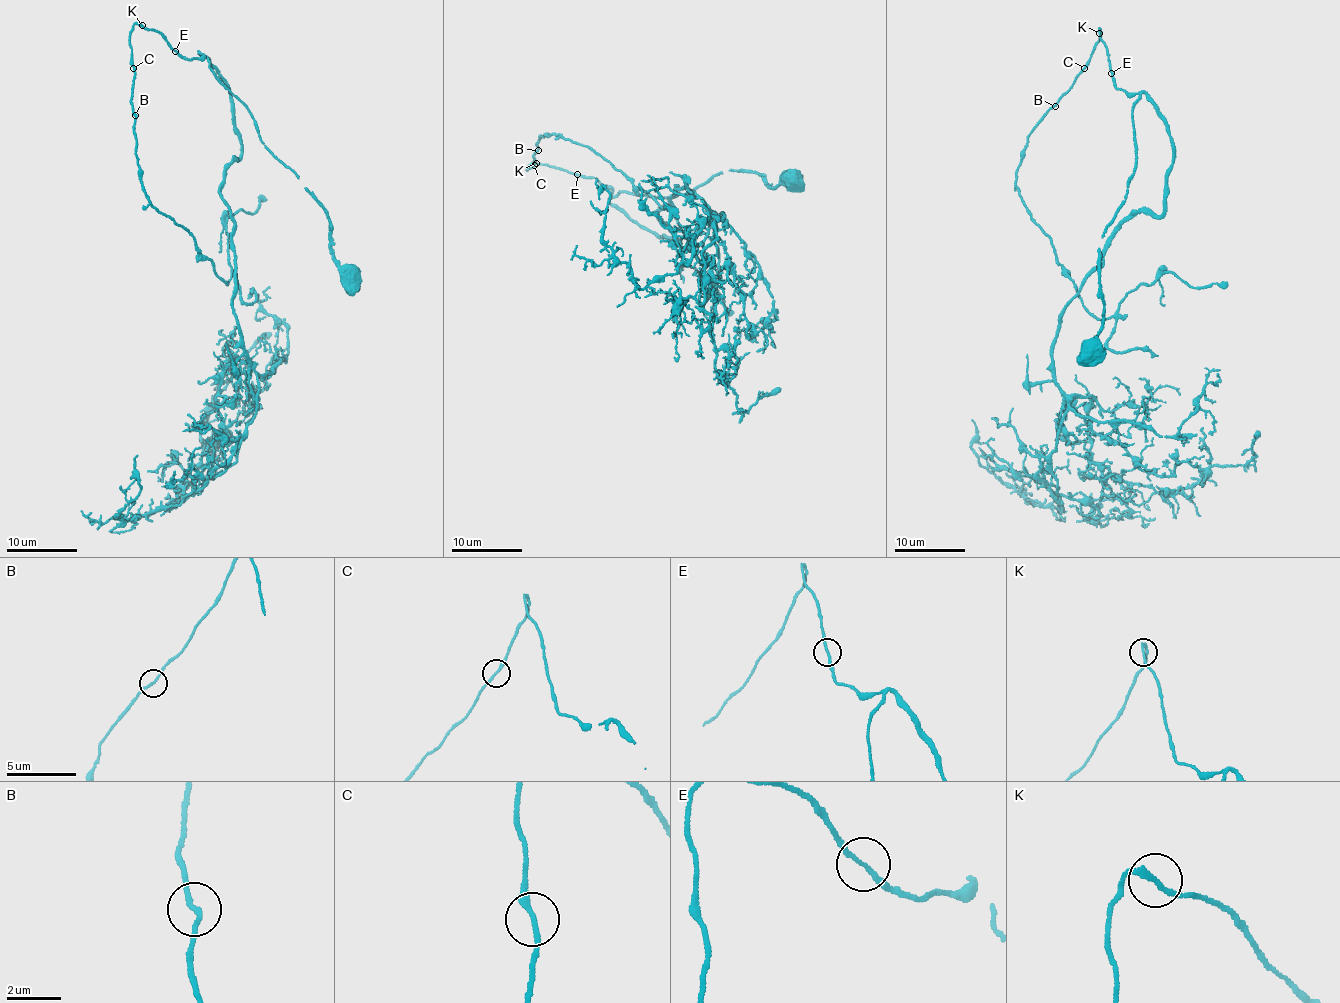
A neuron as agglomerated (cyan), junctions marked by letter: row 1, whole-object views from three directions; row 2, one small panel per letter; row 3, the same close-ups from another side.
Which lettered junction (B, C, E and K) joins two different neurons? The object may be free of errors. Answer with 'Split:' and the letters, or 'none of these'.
Split: none of these

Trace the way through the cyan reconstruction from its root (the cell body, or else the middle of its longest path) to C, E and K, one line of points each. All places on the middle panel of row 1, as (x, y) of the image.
C: (793, 180), (772, 188), (732, 169), (681, 195), (614, 195), (593, 177), (543, 163), (527, 170), (534, 164)
E: (793, 180), (772, 188), (758, 173), (732, 169), (666, 198), (614, 195), (593, 177), (577, 175)
K: (793, 180), (772, 188), (758, 173), (732, 169), (681, 195), (624, 190), (614, 195), (593, 177), (535, 163)

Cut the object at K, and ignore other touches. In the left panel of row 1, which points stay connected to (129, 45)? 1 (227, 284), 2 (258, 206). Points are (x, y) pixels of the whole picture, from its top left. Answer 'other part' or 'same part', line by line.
1: same part
2: same part

